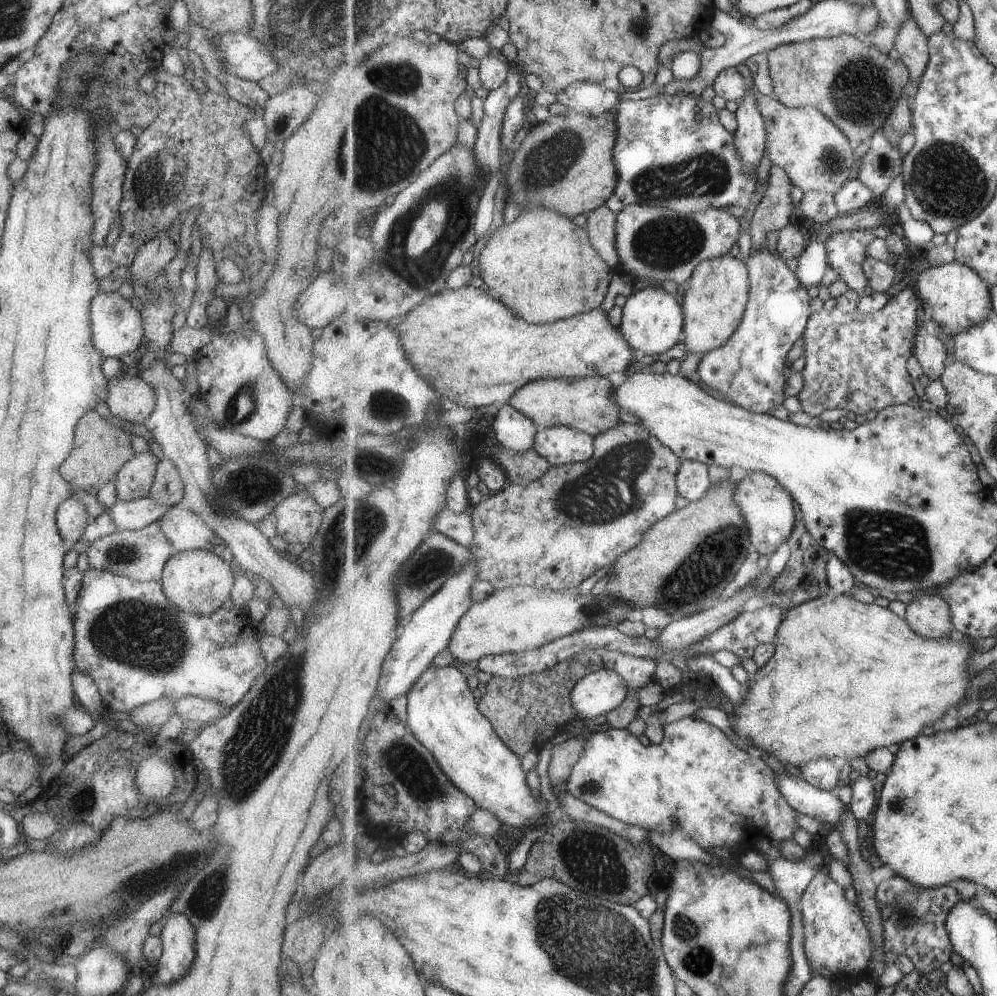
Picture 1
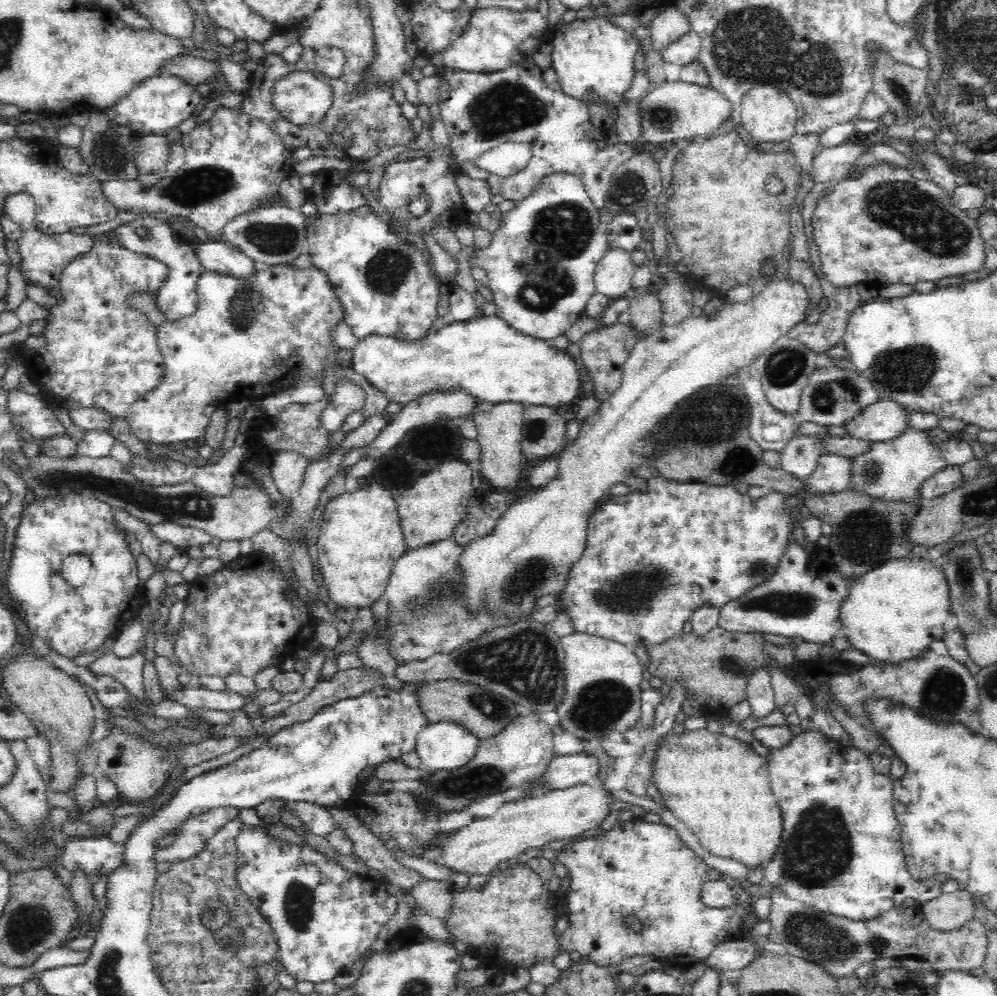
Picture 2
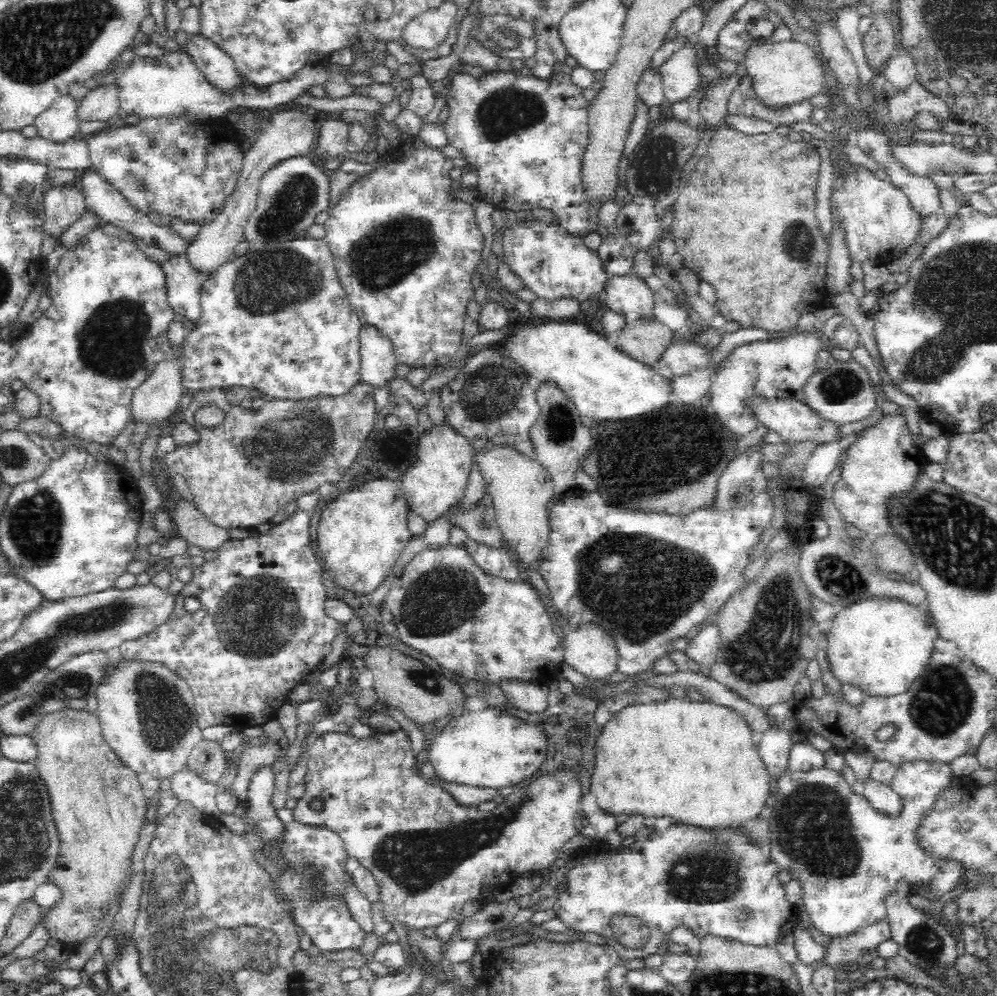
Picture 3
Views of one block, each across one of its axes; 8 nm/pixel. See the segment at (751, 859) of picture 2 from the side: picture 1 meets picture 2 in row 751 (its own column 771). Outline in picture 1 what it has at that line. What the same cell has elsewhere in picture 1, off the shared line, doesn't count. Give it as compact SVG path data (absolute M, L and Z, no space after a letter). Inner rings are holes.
M830 592L827 595L806 601L787 612L787 617L781 624L774 642L777 645L776 654L764 668L758 668L757 672L750 677L750 686L746 698L738 706L735 706L734 714L729 717L732 728L750 747L751 751L754 751L751 746L756 746L769 756L776 756L780 762L797 768L802 768L804 764L816 762L821 758L831 759L841 756L847 760L854 760L854 758L866 758L869 753L882 747L892 746L892 744L901 746L908 740L918 738L926 726L933 726L940 718L944 718L944 714L954 712L958 704L962 704L968 698L970 684L976 676L974 670L970 668L970 662L980 650L972 642L962 641L963 637L963 635L956 634L950 638L932 640L920 636L912 628L906 617L894 612L889 606L882 607L875 603L865 604L859 602L850 594L836 596L833 592Z

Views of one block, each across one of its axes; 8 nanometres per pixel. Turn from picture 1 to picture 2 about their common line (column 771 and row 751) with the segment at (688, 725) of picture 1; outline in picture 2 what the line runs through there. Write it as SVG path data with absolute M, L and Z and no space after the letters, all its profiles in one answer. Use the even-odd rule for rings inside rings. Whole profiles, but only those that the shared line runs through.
M813 729L790 737L780 748L768 747L765 759L771 790L782 808L784 820L784 836L778 852L765 865L769 884L780 887L790 898L817 911L853 921L872 920L902 905L905 898L914 898L919 905L943 893L942 884L933 876L914 880L909 873L901 830L893 811L895 780L876 772L866 753L854 746L844 746Z

